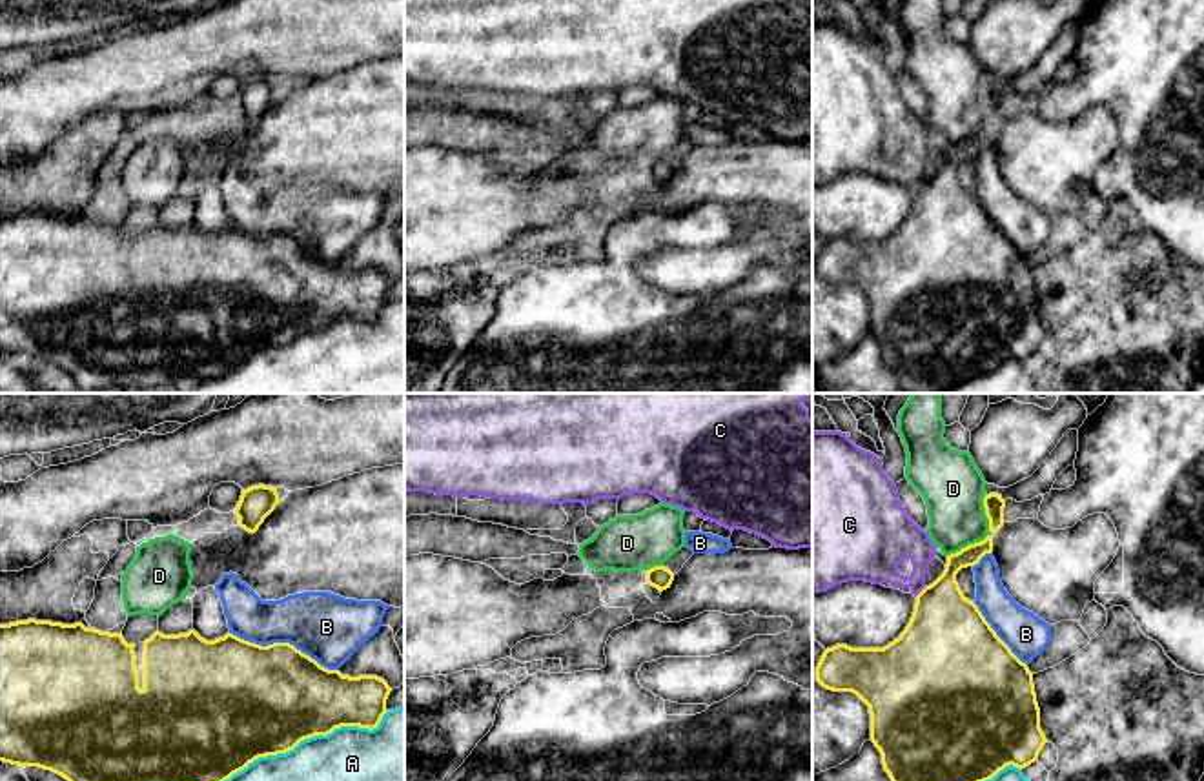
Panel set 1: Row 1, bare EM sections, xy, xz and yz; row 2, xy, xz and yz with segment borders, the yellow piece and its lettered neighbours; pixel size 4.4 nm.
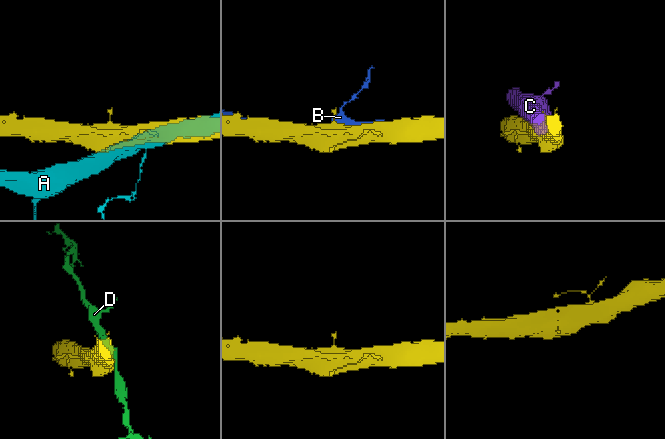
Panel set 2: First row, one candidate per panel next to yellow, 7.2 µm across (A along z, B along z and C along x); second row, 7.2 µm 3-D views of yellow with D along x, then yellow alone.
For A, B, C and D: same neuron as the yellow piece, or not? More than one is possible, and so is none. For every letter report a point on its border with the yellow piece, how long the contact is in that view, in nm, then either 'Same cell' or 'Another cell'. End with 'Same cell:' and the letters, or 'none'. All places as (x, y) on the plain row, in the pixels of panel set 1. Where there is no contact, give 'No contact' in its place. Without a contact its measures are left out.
A: Touches yellow at xy (292, 341). Shared border 950 nm. Another cell
B: Touches yellow at xy (285, 235). Shared border 500 nm. Another cell
C: Touches yellow at yz (922, 182). Shared border 70 nm. Another cell
D: Touches yellow at yz (966, 139). Shared border 200 nm. Another cell
Same cell: none

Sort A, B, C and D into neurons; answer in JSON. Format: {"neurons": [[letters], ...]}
{"neurons": [["A"], ["B"], ["C"], ["D"]]}

